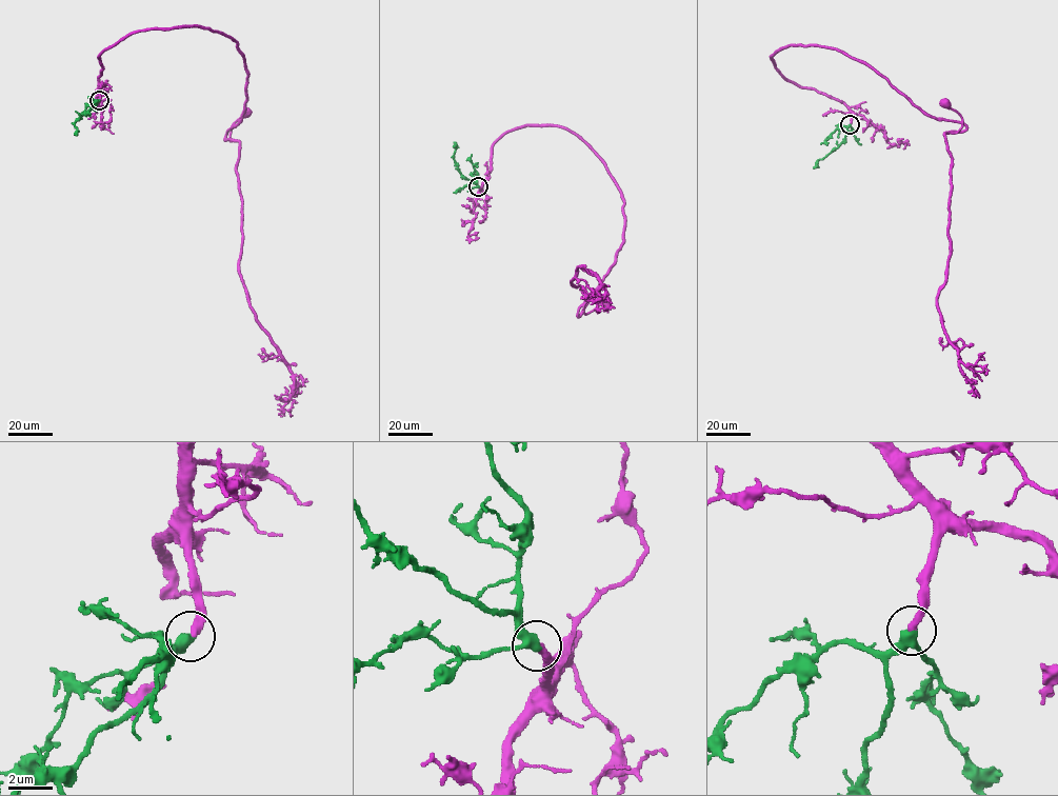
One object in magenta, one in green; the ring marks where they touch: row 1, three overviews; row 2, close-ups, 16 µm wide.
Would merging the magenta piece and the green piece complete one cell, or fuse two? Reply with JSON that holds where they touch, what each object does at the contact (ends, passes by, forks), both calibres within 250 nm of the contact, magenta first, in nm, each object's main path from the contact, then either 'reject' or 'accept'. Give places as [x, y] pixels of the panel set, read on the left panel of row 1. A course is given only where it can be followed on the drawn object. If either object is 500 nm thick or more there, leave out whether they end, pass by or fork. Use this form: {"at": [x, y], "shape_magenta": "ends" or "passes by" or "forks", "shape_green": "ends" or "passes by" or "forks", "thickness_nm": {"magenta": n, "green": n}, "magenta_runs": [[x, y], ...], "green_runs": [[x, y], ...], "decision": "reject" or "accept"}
{"at": [99, 100], "shape_magenta": "ends", "shape_green": "passes by", "thickness_nm": {"magenta": 320, "green": 400}, "magenta_runs": [[99, 100], [98, 57], [135, 33], [238, 44], [247, 99], [224, 139], [239, 276], [292, 375], [274, 395]], "green_runs": [[99, 100], [75, 122], [77, 127], [74, 134]], "decision": "accept"}

